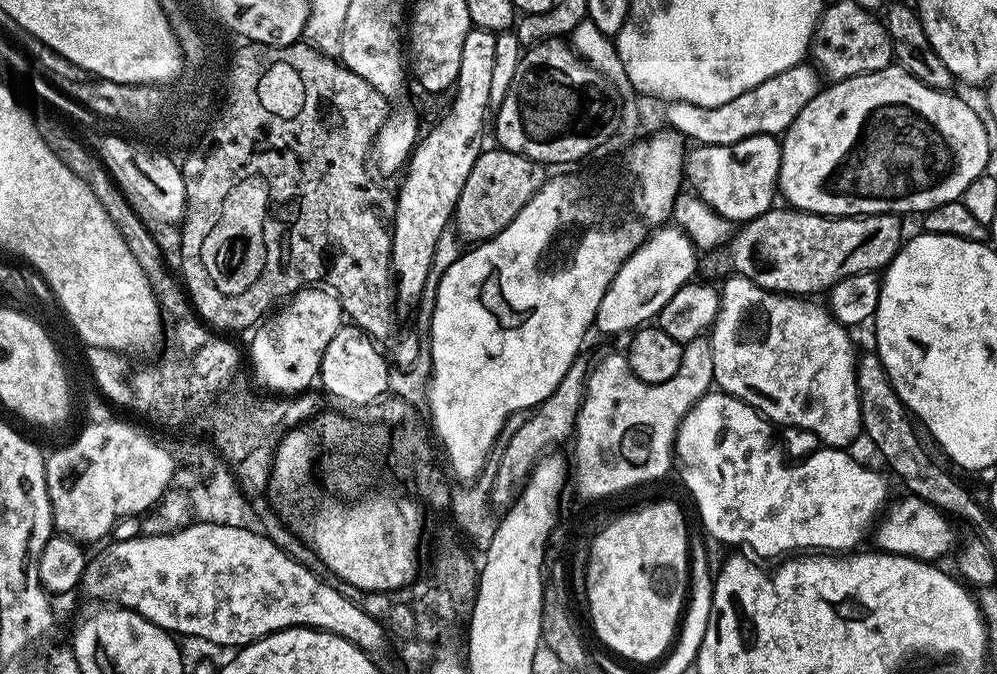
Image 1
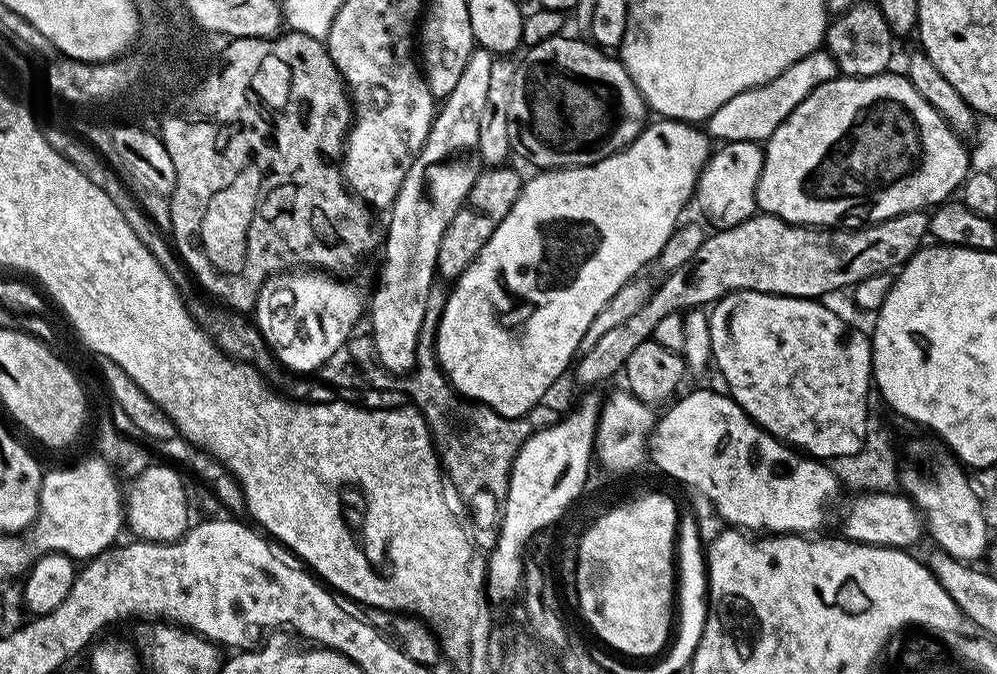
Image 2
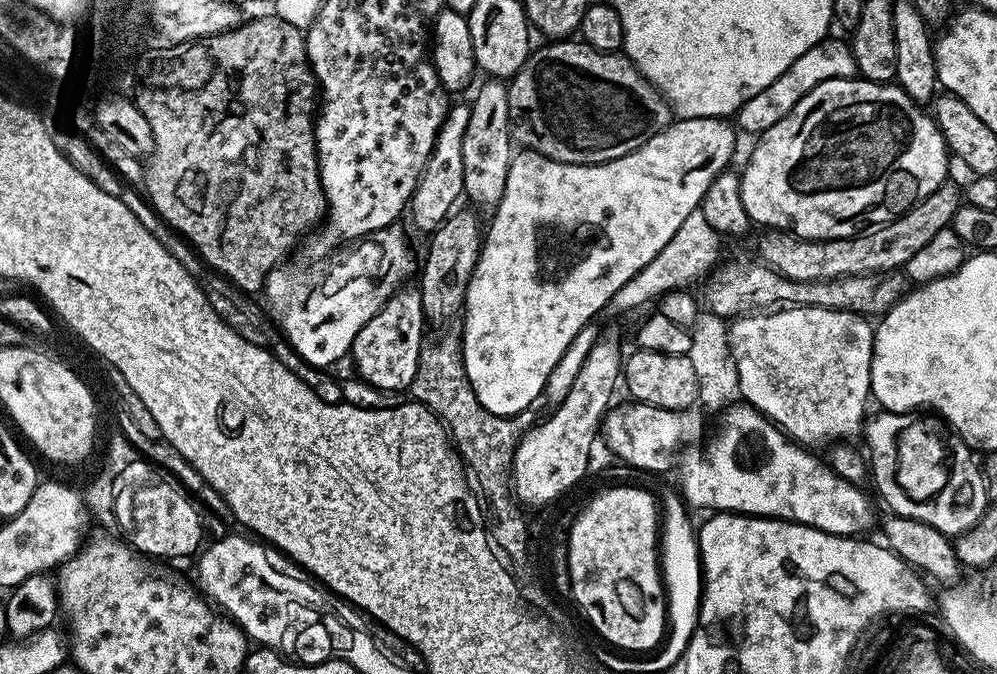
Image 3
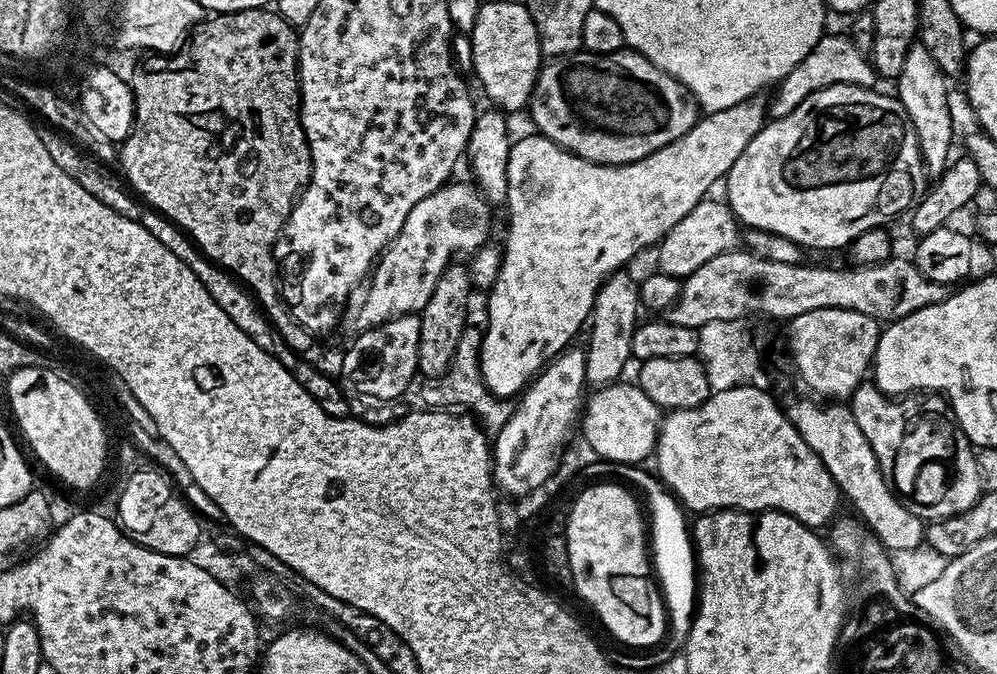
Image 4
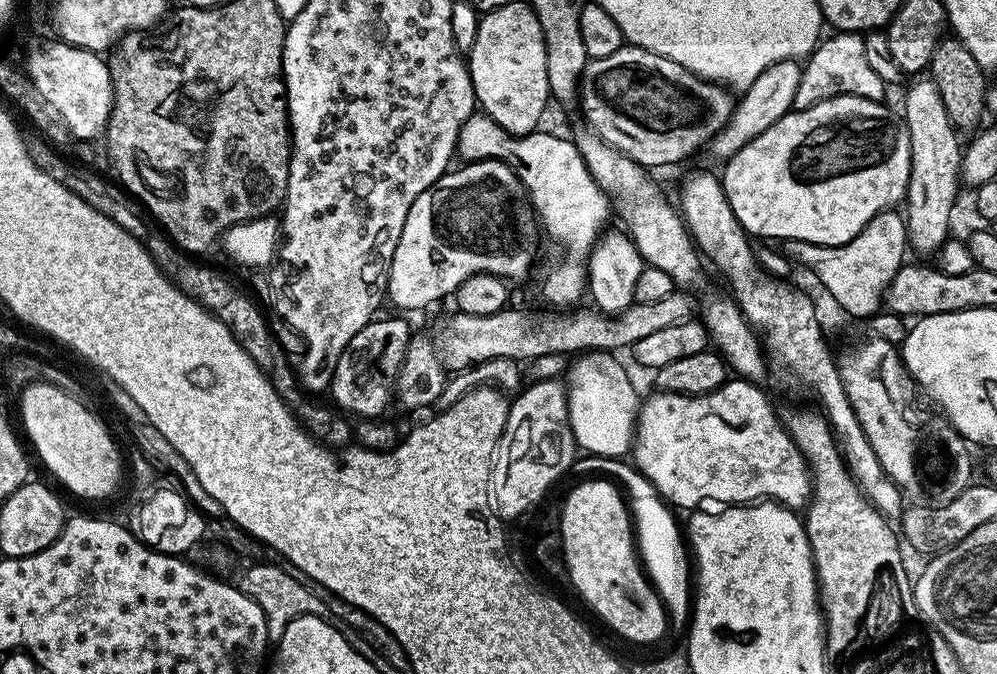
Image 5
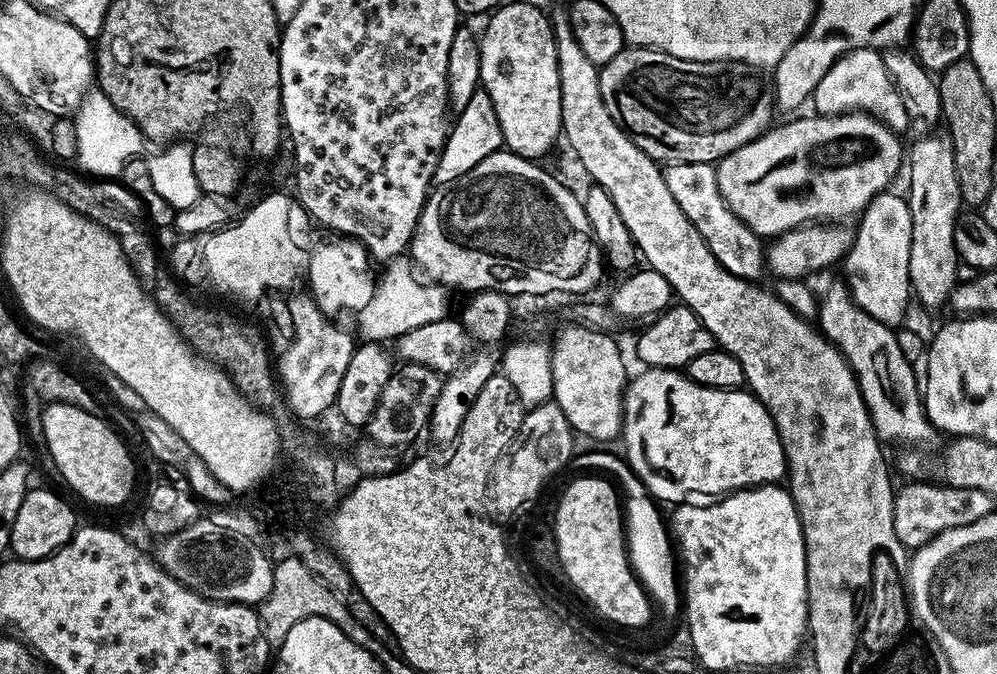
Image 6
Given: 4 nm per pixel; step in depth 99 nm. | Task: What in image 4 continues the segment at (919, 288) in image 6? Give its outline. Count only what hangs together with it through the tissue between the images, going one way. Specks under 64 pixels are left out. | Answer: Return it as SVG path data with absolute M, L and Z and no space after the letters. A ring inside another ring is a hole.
M915 43L906 54L906 62L902 62L902 74L894 81L894 92L902 102L910 122L914 126L914 134L918 138L920 153L924 159L927 175L939 178L948 167L952 152L952 108L948 105L949 81L944 71L930 58L926 46Z

